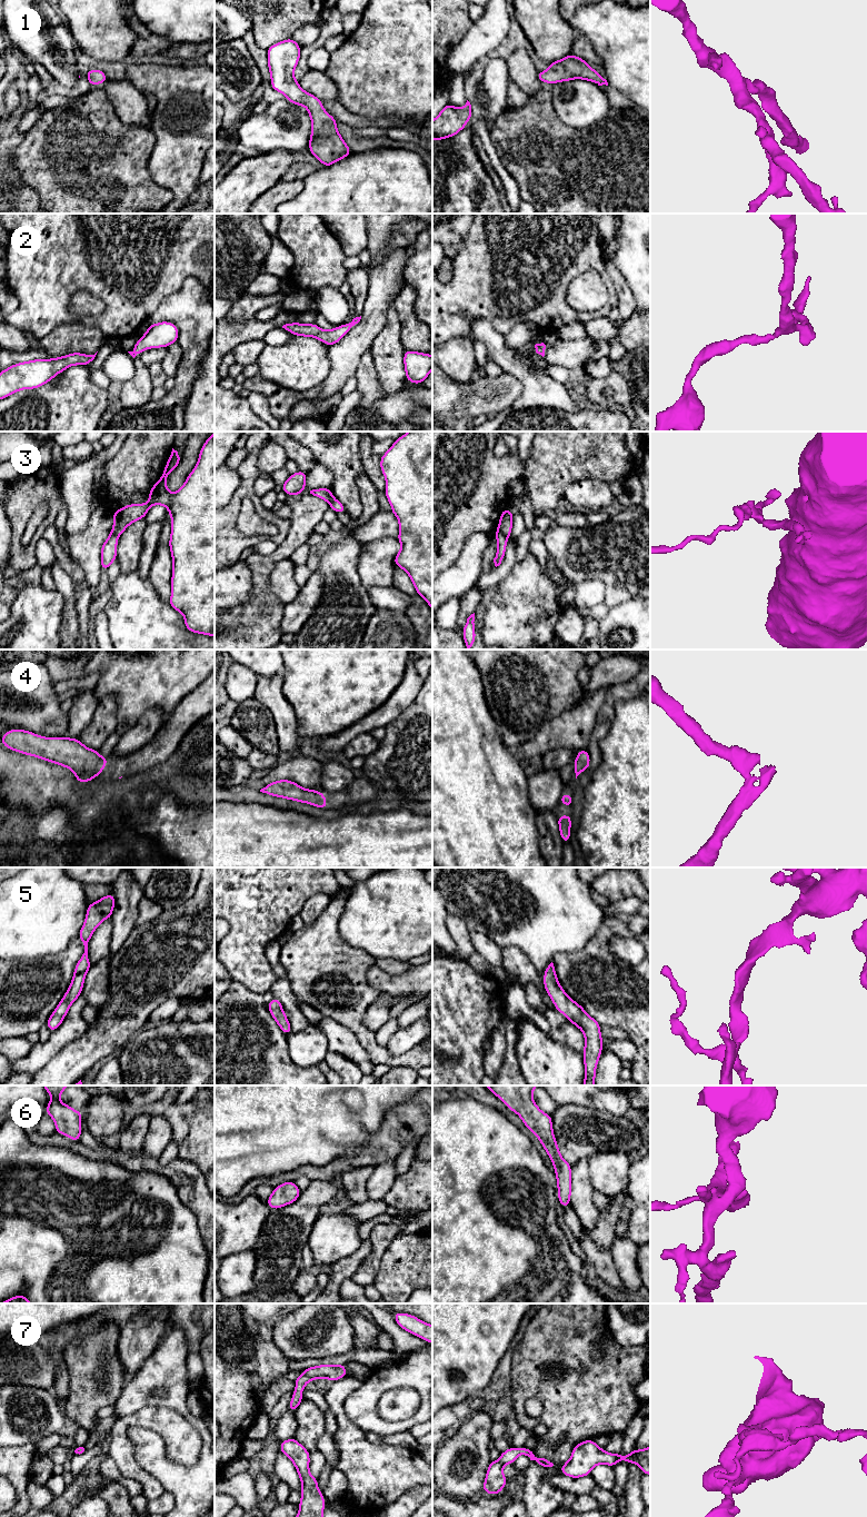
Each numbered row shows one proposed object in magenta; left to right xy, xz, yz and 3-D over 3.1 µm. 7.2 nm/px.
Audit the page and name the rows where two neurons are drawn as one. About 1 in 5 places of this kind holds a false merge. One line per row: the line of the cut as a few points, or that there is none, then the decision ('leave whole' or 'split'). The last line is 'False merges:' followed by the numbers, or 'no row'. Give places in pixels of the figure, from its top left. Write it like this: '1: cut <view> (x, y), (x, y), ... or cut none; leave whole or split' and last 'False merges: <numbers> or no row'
1: cut none; leave whole
2: cut none; leave whole
3: cut yz (498, 527), (506, 538); split
4: cut none; leave whole
5: cut none; leave whole
6: cut none; leave whole
7: cut none; leave whole
False merges: 3

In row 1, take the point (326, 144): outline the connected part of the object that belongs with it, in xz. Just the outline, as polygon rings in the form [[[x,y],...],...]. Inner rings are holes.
[[[292,39],[277,42],[267,49],[271,88],[283,93],[295,106],[305,106],[311,118],[309,151],[325,166],[352,153],[337,130],[337,121],[322,107],[322,101],[299,87],[293,71],[301,47]]]

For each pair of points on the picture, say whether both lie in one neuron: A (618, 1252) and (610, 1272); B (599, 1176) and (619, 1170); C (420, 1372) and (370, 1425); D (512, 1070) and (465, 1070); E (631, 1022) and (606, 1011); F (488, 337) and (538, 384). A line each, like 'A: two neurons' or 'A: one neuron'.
A: two neurons
B: one neuron
C: one neuron
D: two neurons
E: one neuron
F: one neuron

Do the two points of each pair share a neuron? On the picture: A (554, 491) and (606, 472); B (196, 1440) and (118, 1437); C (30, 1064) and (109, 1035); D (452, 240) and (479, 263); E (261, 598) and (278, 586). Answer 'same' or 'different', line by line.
A: same
B: same
C: different
D: different
E: different

